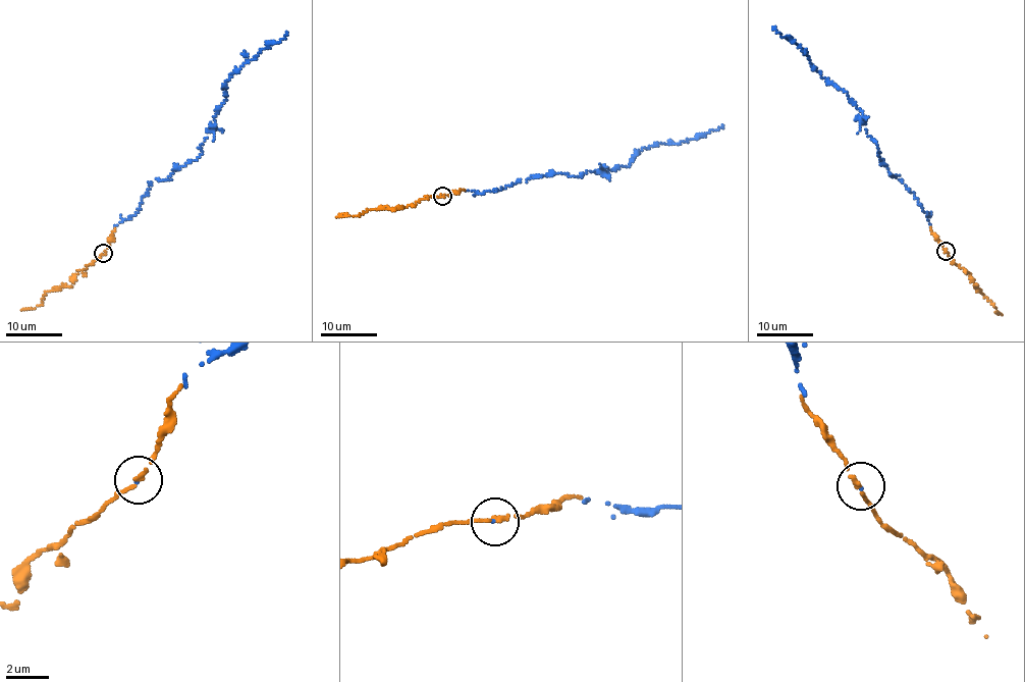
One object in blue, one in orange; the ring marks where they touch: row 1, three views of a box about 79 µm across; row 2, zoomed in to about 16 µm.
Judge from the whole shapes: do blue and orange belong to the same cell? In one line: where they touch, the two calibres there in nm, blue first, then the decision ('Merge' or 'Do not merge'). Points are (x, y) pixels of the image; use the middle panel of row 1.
Place: (442, 196). Thickness 90 nm (blue) against 190 nm. Merge

